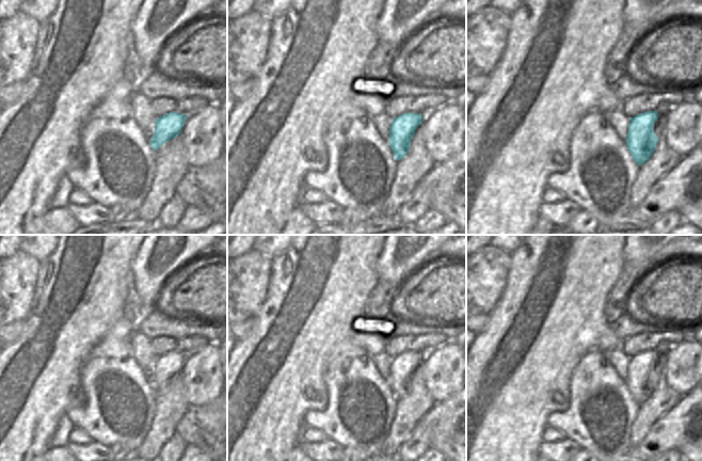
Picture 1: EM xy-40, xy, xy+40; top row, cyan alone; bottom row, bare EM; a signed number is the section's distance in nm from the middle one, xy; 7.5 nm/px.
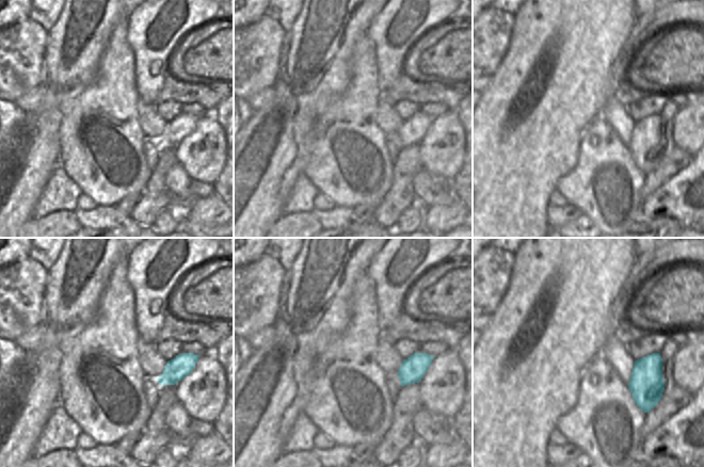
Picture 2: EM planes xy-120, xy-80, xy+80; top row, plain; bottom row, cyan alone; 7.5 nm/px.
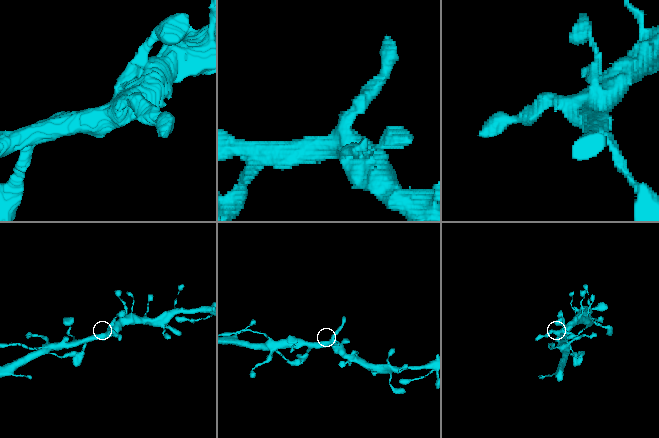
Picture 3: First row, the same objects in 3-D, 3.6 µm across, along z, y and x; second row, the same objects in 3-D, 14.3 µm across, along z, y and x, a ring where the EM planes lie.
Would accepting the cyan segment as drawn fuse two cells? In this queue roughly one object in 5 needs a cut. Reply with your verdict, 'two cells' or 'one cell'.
one cell

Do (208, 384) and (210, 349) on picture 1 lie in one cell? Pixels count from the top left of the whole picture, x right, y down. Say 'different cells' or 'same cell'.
same cell

